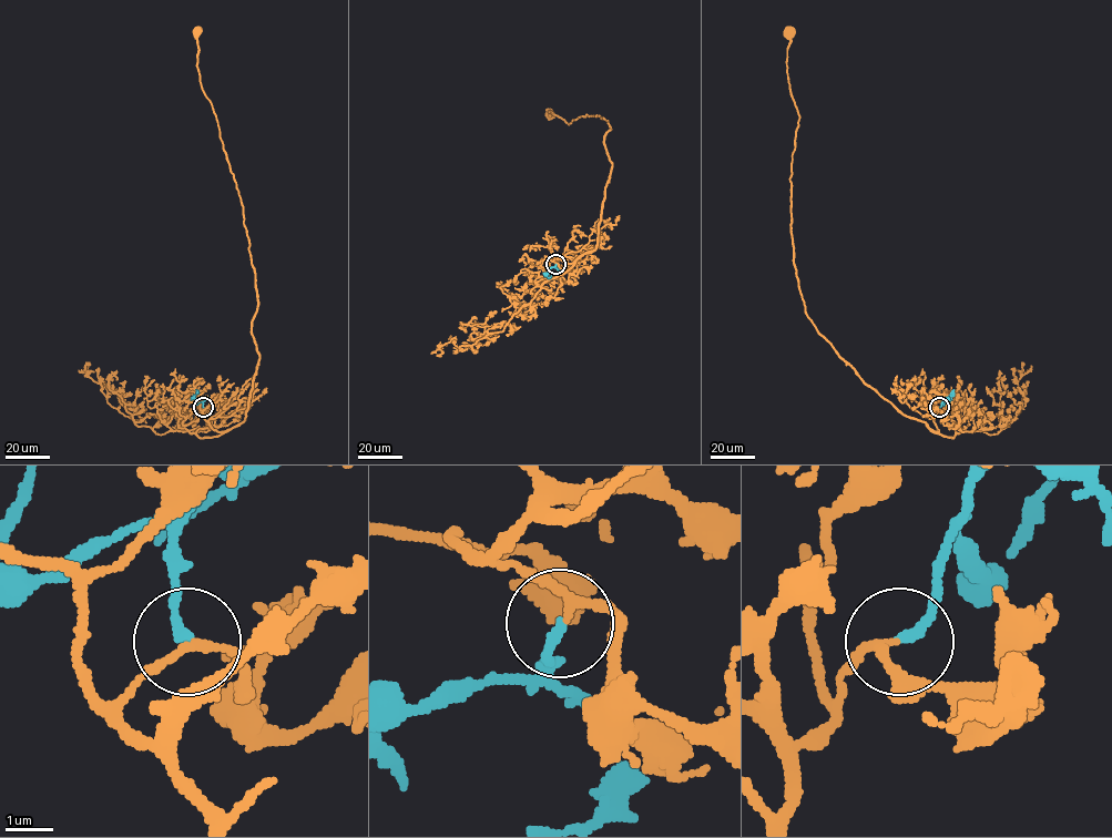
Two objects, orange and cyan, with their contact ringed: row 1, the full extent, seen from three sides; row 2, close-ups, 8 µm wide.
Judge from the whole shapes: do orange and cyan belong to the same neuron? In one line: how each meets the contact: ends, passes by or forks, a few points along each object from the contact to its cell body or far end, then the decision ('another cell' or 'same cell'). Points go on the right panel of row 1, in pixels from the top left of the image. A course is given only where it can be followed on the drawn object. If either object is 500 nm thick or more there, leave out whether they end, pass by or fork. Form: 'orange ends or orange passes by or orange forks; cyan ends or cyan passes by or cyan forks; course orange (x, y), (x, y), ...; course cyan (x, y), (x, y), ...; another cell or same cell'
orange passes by; cyan ends; course orange (939, 407), (938, 431), (901, 415), (805, 312), (791, 235), (799, 115), (788, 82), (788, 31); course cyan (939, 407), (954, 395), (954, 389); same cell

